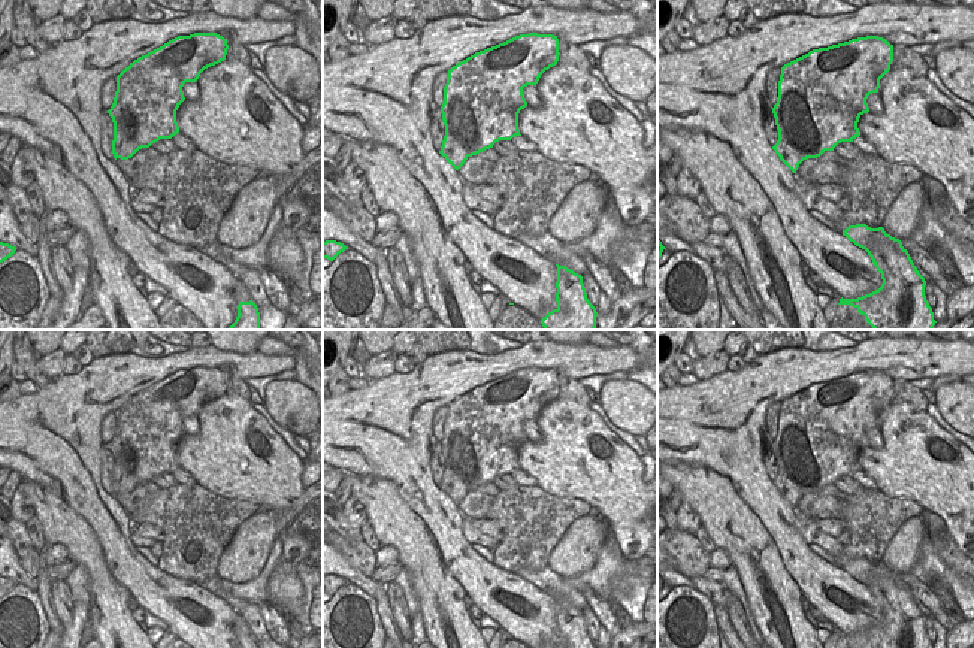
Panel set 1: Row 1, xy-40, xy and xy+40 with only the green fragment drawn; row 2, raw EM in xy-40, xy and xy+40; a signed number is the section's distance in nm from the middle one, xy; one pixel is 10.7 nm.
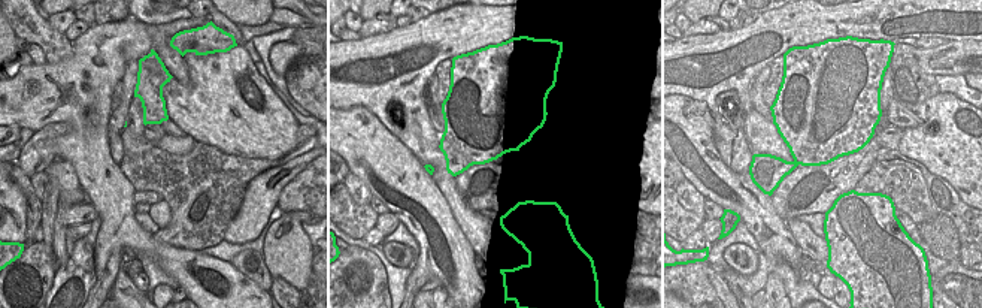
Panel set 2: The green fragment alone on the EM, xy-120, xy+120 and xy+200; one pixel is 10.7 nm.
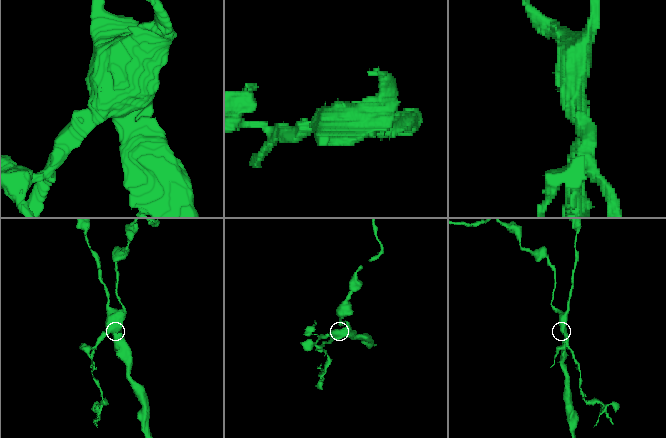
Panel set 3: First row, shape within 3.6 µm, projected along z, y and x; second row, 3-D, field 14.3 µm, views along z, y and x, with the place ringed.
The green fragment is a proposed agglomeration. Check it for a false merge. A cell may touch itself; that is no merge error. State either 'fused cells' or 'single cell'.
fused cells

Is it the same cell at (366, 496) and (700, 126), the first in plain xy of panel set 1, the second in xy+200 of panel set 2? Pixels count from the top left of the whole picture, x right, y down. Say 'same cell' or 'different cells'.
same cell

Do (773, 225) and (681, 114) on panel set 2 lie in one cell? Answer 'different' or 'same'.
same

